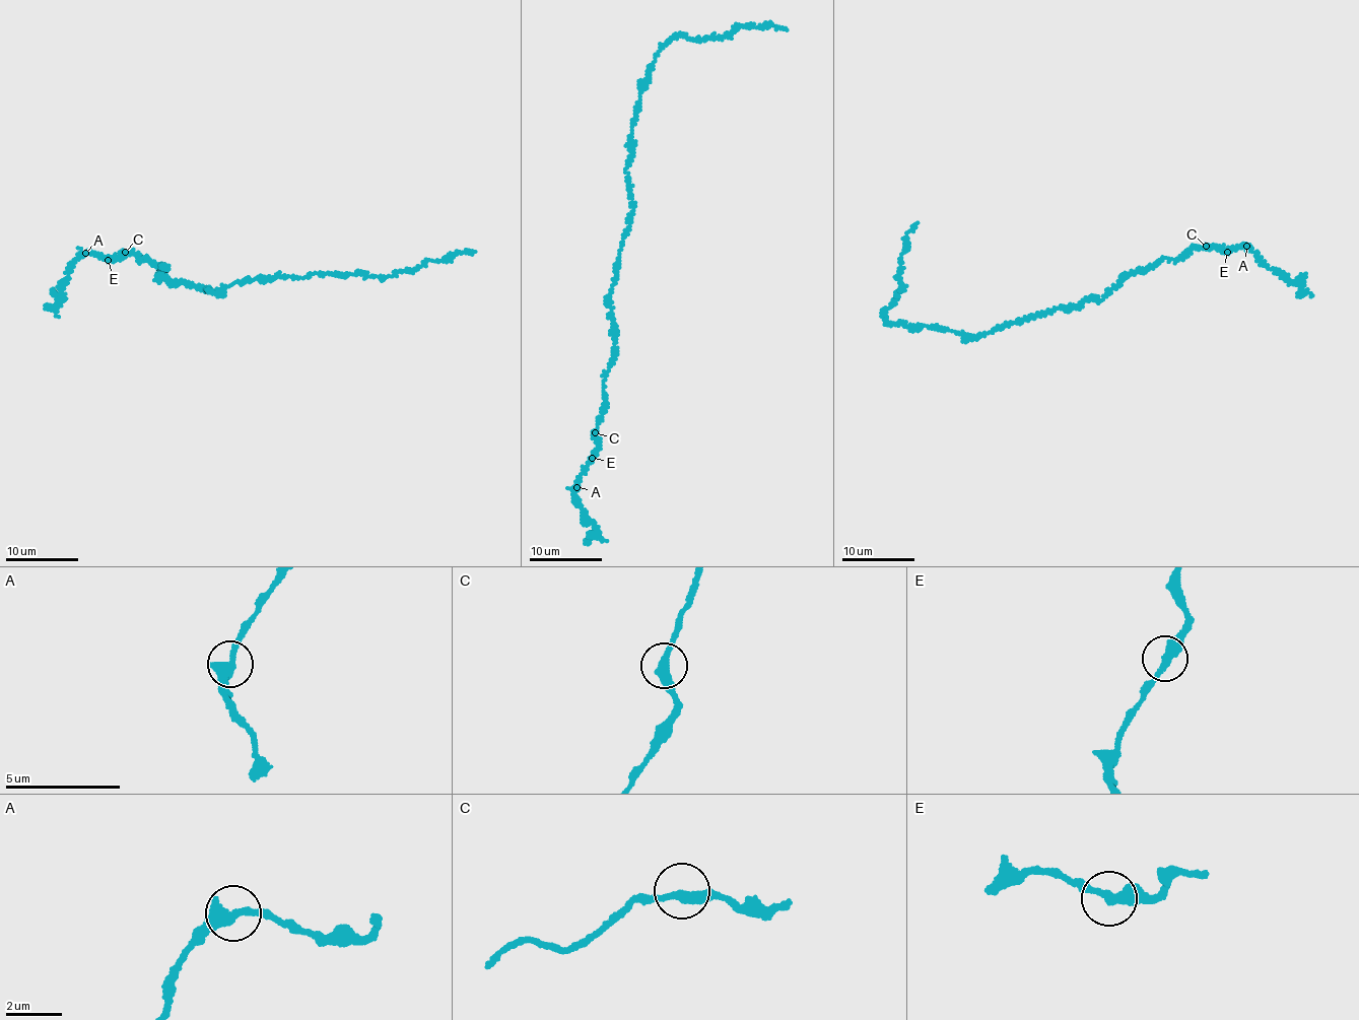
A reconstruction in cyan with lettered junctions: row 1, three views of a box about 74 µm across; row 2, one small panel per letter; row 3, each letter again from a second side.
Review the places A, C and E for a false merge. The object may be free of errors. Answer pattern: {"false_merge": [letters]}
{"false_merge": ["A"]}

